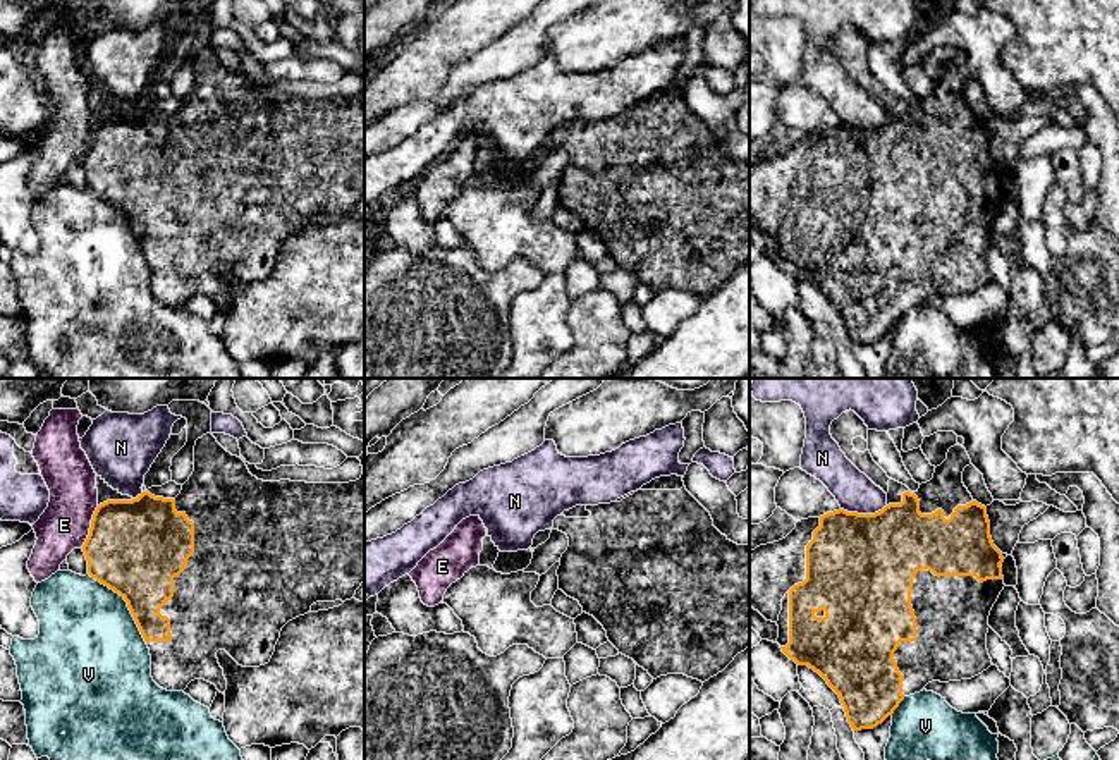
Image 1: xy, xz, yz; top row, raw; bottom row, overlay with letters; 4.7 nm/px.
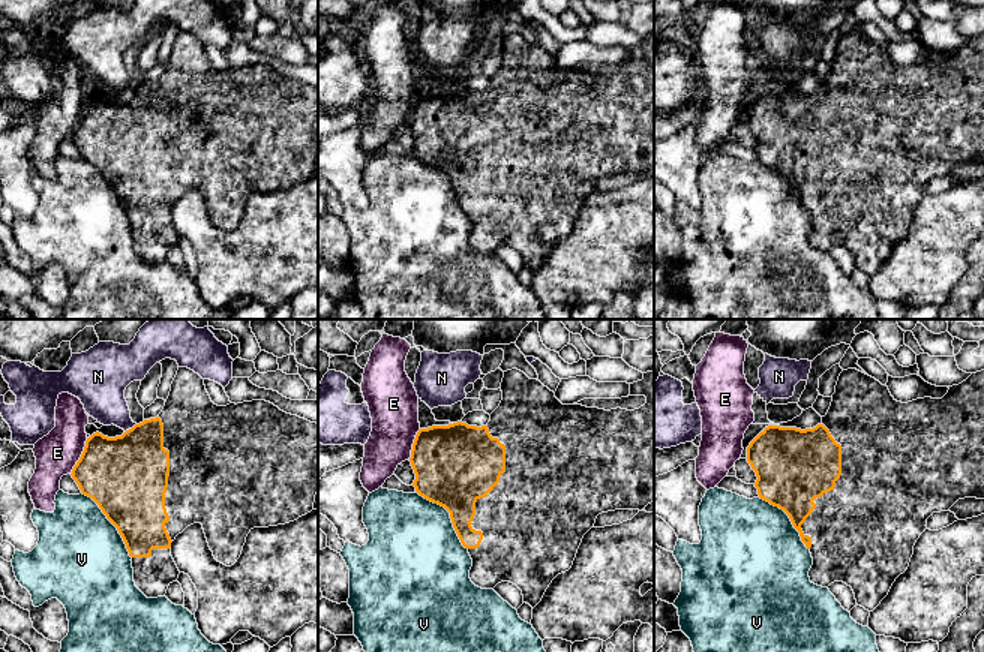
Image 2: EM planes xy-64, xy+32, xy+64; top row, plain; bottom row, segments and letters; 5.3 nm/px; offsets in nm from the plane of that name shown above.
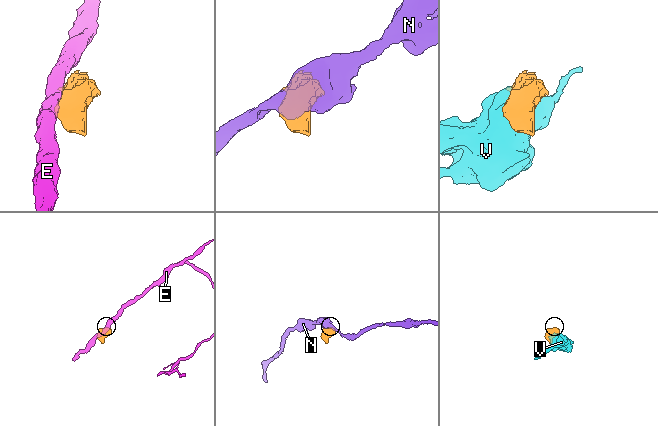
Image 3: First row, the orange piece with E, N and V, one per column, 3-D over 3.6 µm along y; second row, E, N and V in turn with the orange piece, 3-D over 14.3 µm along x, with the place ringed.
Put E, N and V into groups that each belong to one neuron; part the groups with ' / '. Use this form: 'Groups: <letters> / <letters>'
Groups: E / N / V

